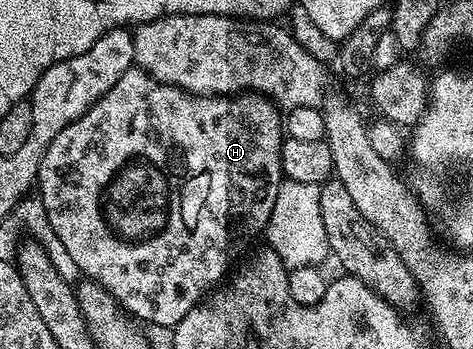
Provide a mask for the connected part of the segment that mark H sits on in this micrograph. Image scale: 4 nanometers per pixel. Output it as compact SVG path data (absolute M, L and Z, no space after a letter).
M134 67L126 71L123 79L119 79L119 83L115 83L115 87L111 87L111 91L100 97L82 117L63 127L63 131L59 131L55 139L51 139L51 147L47 147L37 172L35 189L47 211L47 219L59 243L67 247L67 255L75 259L78 270L82 274L85 273L84 276L88 280L105 288L120 303L122 309L138 322L150 321L153 325L172 327L179 323L179 319L183 319L183 315L187 315L187 311L191 311L191 307L201 302L207 291L212 290L230 272L229 264L257 236L260 238L264 234L265 227L271 219L271 207L275 207L275 195L283 180L282 140L283 113L270 98L248 91L202 97L180 89L177 85L164 85L144 69Z

